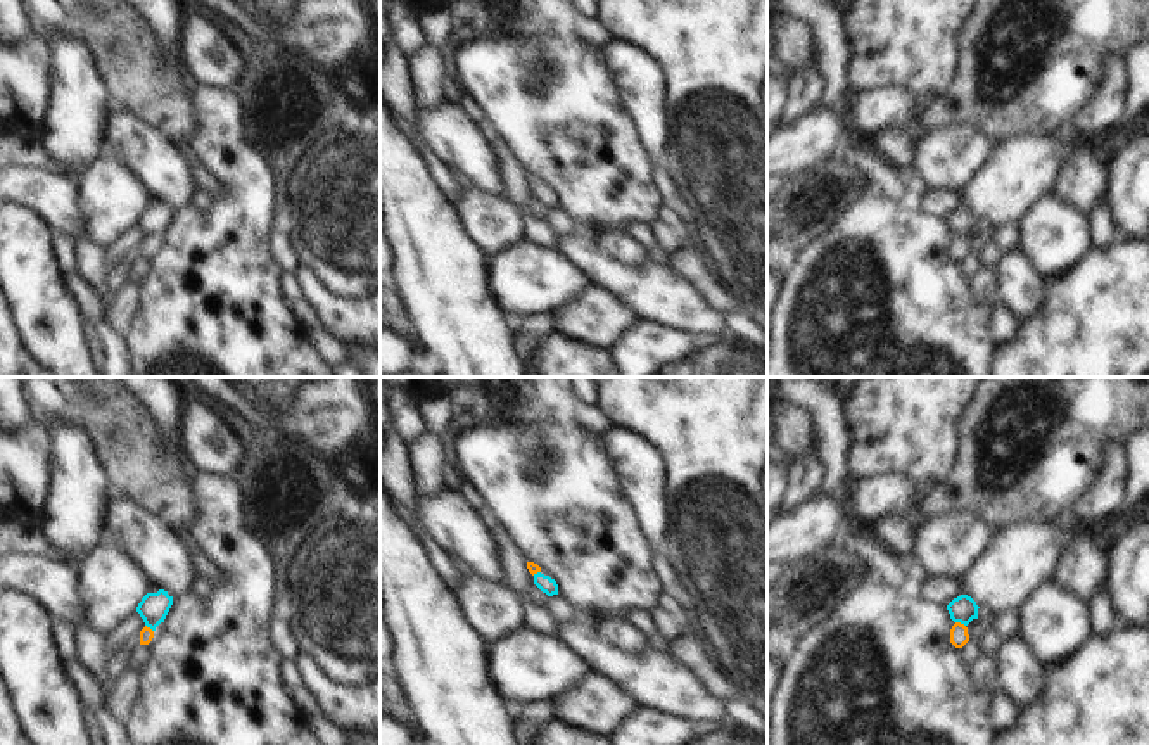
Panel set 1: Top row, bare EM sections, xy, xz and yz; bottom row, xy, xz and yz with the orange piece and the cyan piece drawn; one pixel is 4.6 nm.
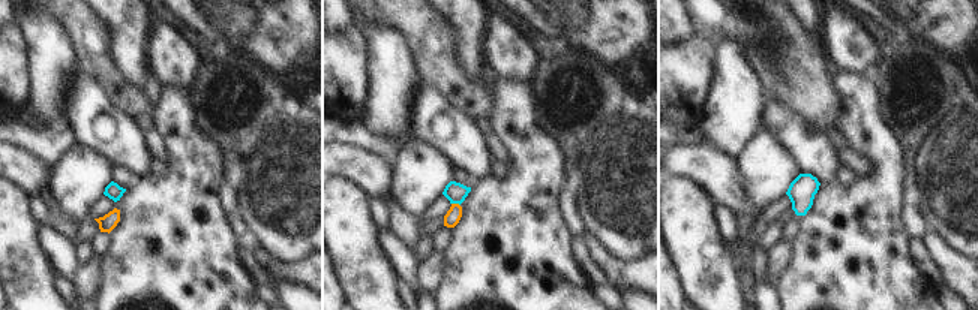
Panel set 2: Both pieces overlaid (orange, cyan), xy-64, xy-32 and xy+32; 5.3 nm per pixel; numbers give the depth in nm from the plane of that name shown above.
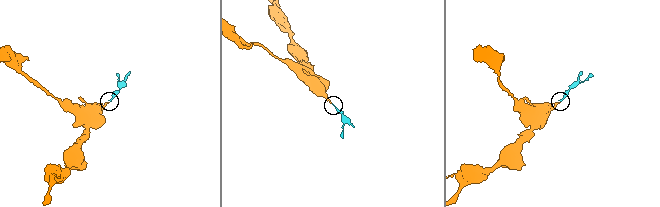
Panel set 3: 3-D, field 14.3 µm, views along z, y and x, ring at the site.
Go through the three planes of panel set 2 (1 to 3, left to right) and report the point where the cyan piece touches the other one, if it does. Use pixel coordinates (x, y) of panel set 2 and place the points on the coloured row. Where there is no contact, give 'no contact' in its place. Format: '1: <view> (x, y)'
1: no contact
2: xy-32 (456, 204)
3: no contact

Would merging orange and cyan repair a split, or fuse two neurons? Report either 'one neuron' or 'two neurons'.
one neuron

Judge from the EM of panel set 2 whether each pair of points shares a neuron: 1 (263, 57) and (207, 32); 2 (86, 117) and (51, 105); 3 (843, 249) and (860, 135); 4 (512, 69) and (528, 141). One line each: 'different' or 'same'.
1: same
2: different
3: same
4: different

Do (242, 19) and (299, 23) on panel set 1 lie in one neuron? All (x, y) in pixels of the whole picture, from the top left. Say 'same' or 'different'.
same

